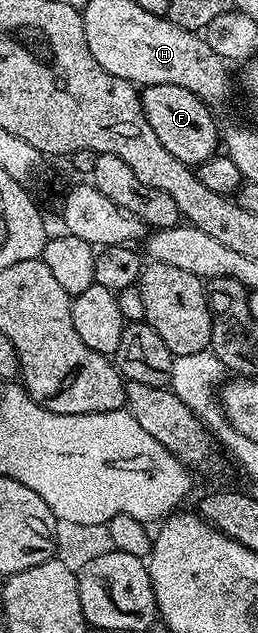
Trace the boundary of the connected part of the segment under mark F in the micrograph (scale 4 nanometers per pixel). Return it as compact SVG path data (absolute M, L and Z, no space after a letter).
M160 83L159 85L148 85L141 90L142 106L148 123L152 123L152 131L156 131L156 139L176 159L180 159L186 165L197 167L204 164L210 157L215 156L220 149L220 125L214 122L211 106L179 85L172 83Z

